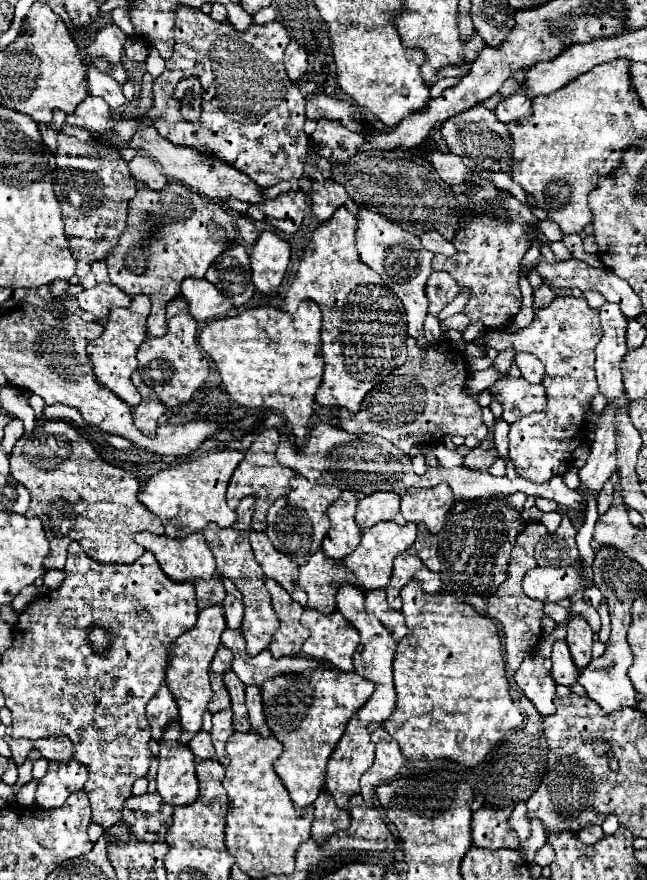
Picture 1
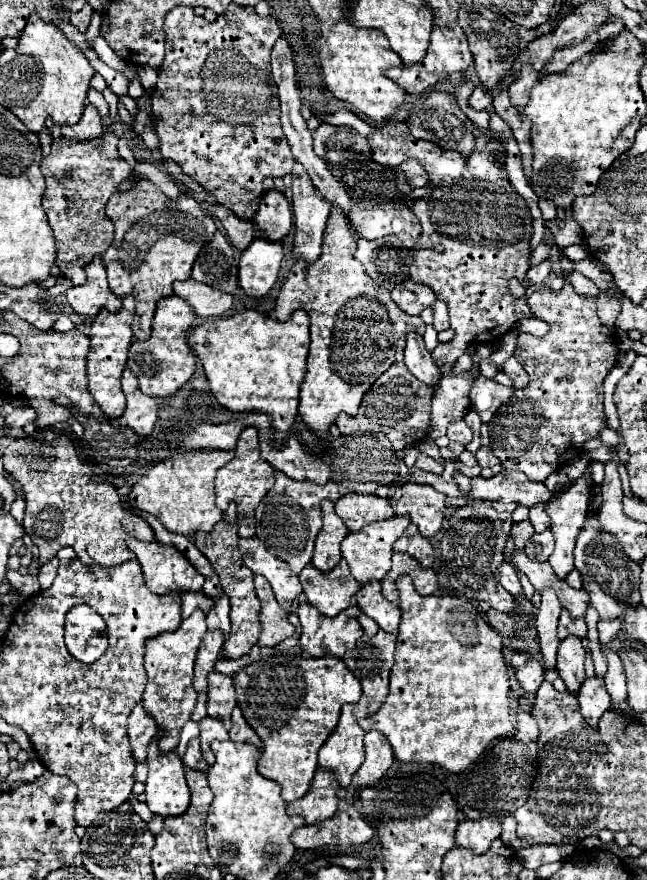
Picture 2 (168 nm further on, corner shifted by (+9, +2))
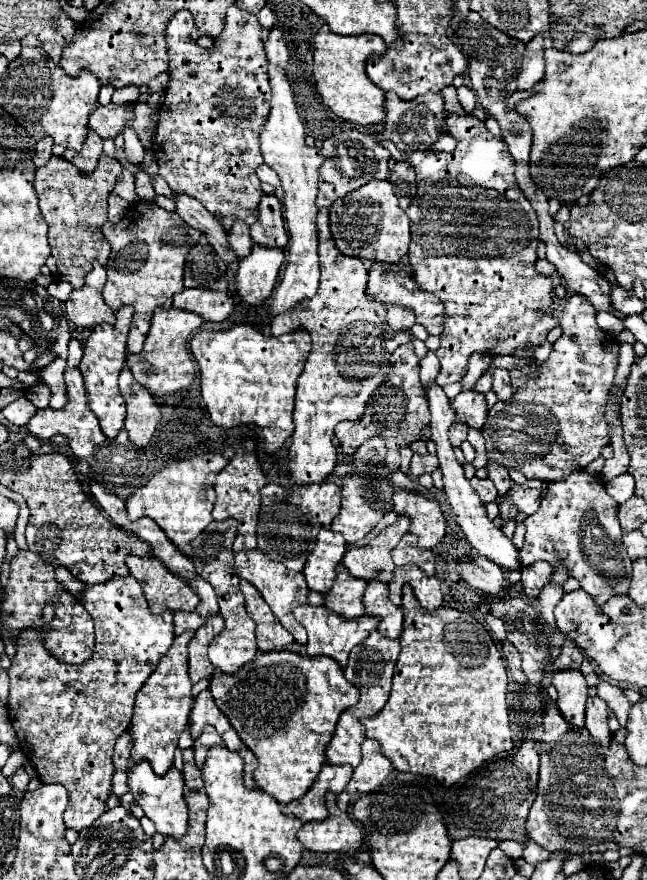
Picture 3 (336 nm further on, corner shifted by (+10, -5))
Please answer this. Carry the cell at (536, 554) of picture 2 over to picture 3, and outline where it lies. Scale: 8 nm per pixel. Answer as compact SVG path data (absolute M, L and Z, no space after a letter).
M536 562L532 566L526 566L522 570L522 584L524 584L524 594L526 598L536 598L546 582L550 580L550 566L544 562Z

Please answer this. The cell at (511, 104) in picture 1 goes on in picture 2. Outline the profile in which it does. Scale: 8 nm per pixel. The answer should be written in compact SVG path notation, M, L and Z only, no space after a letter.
M523 65L523 71L521 75L517 77L517 81L509 87L509 99L511 99L511 105L517 107L517 109L523 109L529 101L529 91L531 87L535 85L537 81L537 71L531 69L531 65Z

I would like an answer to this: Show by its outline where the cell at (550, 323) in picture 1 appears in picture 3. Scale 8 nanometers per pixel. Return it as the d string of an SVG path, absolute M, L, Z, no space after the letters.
M568 296L558 318L564 332L556 340L550 358L538 368L538 378L530 380L521 370L512 370L510 384L514 394L510 402L496 402L488 410L486 424L482 428L486 452L492 462L498 462L504 468L520 470L526 478L536 480L562 480L576 470L584 470L592 460L600 458L602 446L610 444L604 412L618 366L618 342L600 330L596 324L596 310L584 296Z

